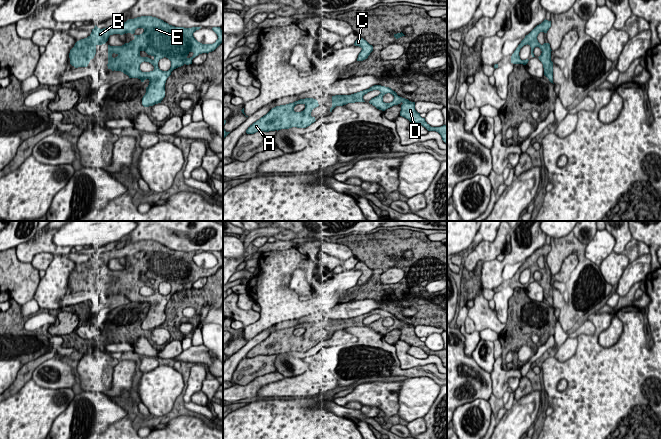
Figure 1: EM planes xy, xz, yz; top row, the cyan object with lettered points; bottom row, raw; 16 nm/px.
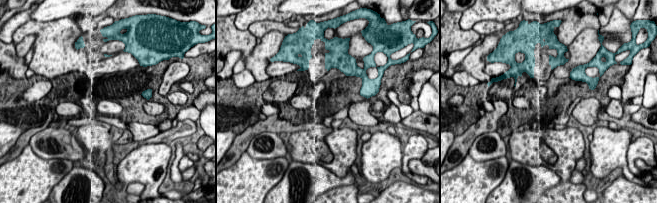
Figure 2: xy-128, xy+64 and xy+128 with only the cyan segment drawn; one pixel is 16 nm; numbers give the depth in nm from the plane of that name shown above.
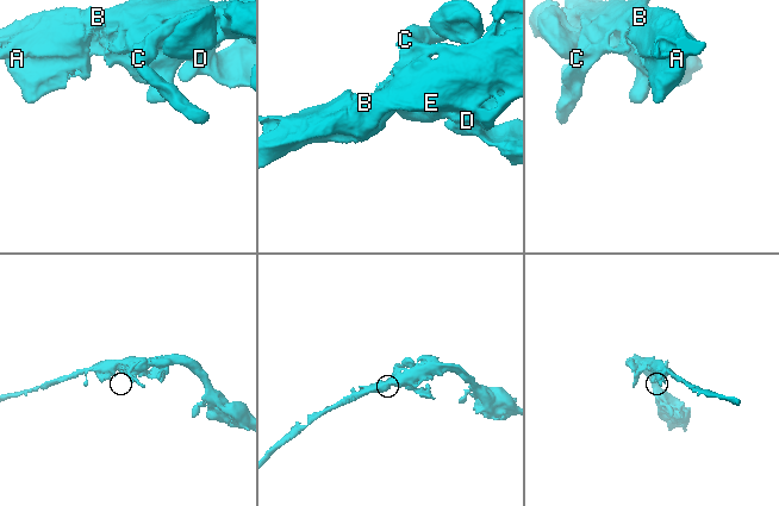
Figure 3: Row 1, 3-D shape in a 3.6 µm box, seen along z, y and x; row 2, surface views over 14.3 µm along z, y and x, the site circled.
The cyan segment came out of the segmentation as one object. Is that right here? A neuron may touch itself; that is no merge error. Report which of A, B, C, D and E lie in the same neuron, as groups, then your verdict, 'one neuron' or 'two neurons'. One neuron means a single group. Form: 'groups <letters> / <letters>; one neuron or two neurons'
groups A B C D E; one neuron

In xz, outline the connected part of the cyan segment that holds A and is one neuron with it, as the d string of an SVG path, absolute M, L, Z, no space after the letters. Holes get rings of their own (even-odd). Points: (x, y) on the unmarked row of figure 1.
M313 322L300 323L293 327L276 330L250 349L246 357L254 358L259 355L278 355L292 351L306 352L316 345L315 341L311 340L311 336L318 330L318 325ZM297 328L304 328L305 333L301 336L295 336L294 331Z

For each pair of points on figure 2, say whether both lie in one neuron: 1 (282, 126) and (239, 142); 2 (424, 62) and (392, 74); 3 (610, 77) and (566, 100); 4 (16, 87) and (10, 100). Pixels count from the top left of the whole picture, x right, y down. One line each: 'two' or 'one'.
1: one
2: one
3: one
4: one

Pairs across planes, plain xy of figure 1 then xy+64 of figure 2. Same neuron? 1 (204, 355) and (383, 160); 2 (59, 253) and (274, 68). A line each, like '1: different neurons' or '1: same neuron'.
1: different neurons
2: different neurons

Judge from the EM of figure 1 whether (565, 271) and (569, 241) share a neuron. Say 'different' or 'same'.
same

